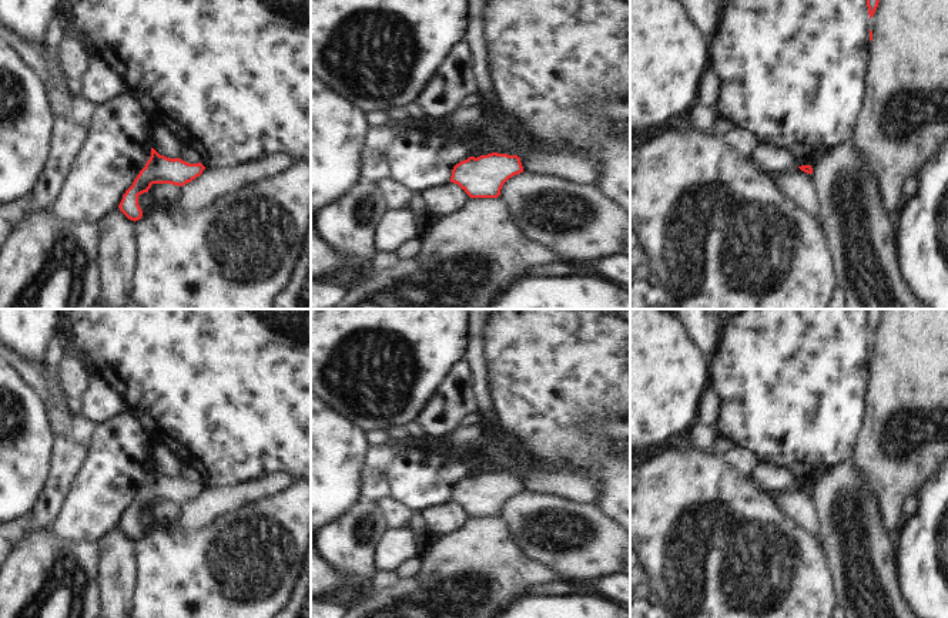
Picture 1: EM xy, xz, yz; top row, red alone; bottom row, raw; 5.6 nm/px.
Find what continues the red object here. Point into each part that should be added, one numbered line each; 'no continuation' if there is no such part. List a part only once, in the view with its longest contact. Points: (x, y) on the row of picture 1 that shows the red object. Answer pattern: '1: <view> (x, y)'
no continuation

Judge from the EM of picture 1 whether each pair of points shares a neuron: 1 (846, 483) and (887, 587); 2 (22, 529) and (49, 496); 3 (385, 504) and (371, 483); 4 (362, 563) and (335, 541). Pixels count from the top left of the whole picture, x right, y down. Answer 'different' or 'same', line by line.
1: same
2: same
3: different
4: same

